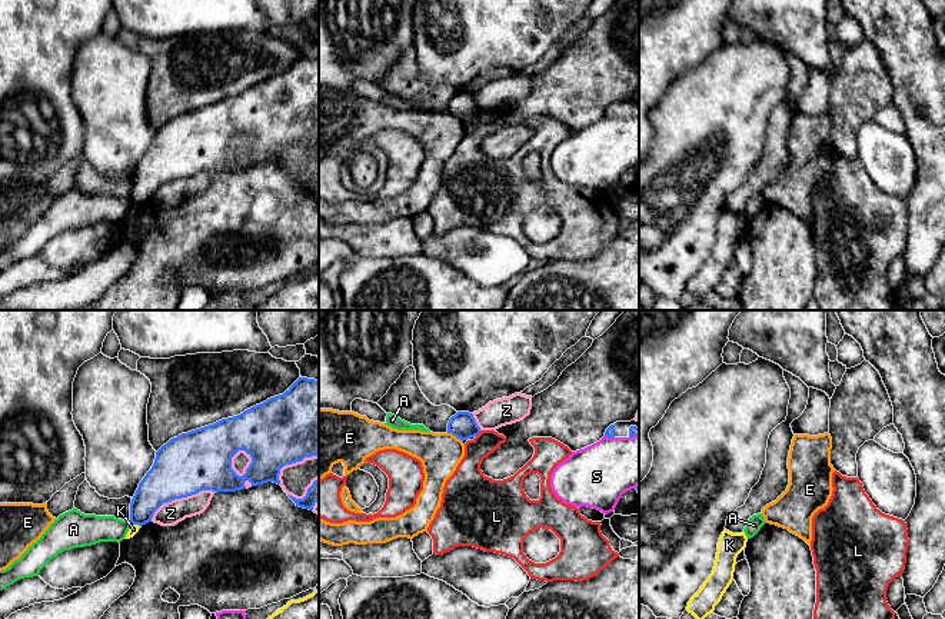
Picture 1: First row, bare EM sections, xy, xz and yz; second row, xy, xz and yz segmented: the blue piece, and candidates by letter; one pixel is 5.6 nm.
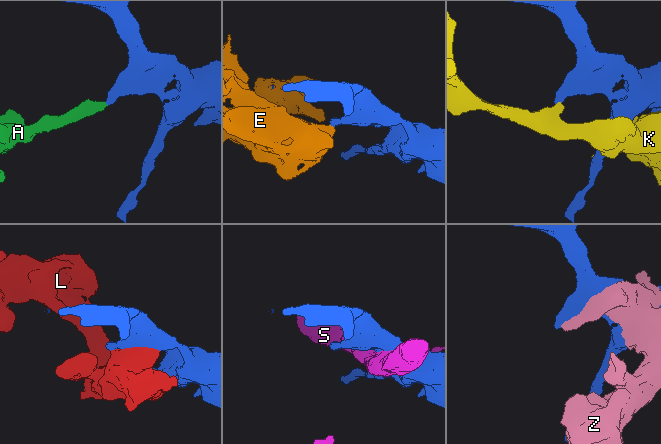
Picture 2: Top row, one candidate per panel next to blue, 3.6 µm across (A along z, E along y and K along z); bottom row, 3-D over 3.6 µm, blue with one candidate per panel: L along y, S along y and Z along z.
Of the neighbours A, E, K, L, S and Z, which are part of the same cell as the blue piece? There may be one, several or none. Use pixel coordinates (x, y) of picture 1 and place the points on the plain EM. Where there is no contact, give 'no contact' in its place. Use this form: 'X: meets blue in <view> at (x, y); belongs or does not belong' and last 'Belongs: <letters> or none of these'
A: meets blue in xy at (130, 200); does not belong
E: meets blue in xz at (455, 115); does not belong
K: meets blue in xy at (136, 203); does not belong
L: meets blue in xz at (479, 112); does not belong
S: meets blue in xz at (609, 116); does not belong
Z: meets blue in xy at (180, 177); does not belong
Belongs: none of these

